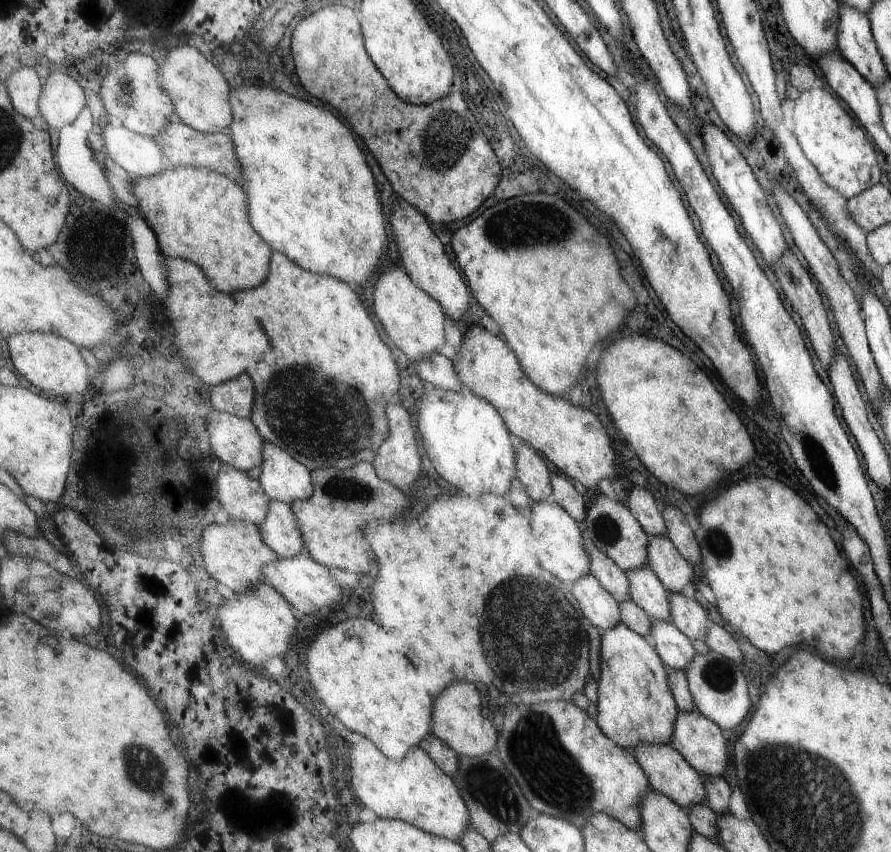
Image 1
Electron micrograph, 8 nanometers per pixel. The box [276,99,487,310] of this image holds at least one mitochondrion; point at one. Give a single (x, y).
(440, 152)

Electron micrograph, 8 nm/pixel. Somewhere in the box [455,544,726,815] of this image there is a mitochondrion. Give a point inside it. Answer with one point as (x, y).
(514, 605)

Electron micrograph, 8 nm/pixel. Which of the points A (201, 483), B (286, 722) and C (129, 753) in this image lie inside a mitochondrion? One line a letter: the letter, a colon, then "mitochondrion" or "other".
A: other
B: other
C: mitochondrion

